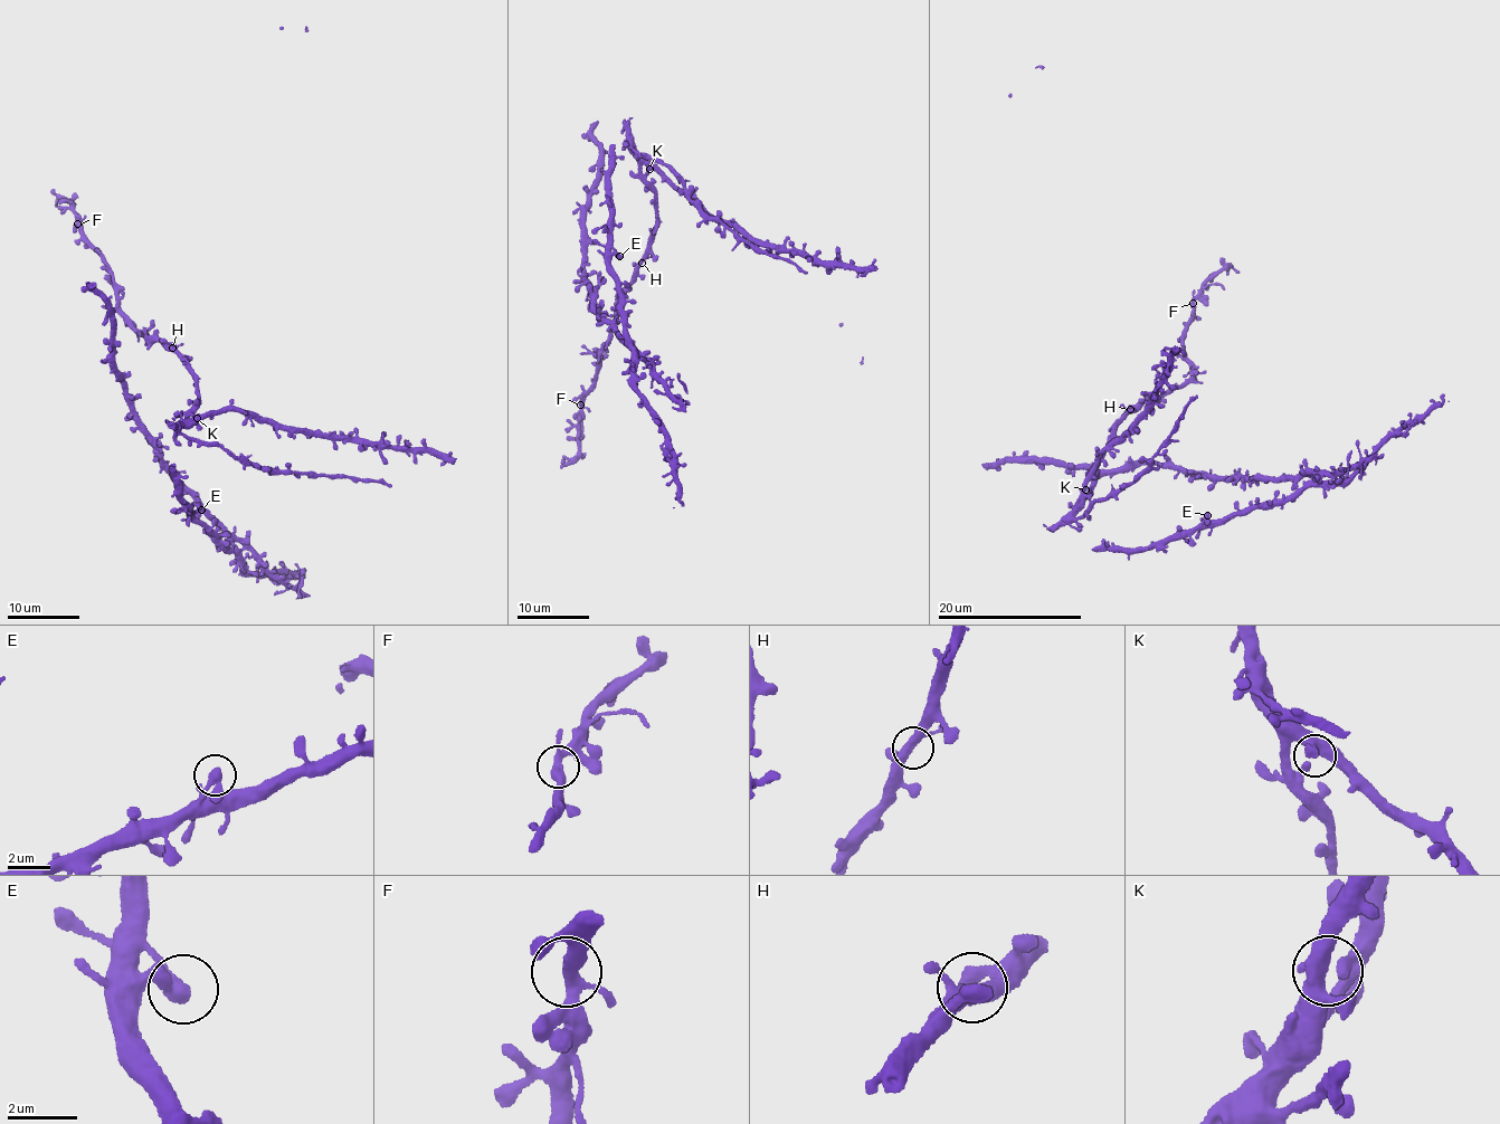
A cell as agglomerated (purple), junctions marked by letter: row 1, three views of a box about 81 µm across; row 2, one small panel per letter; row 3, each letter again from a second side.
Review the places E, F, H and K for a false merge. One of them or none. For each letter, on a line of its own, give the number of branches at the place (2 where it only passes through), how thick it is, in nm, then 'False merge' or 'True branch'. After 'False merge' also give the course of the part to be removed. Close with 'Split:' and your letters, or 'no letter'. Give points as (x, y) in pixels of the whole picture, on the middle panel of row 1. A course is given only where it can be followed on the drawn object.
E: Branches: 3. Thickness 300 nm. True branch
F: Branches: 3. Thickness 320 nm. True branch
H: Branches: 3. Thickness 360 nm. True branch
K: Branches: 3. Thickness 440 nm. True branch
Split: no letter

